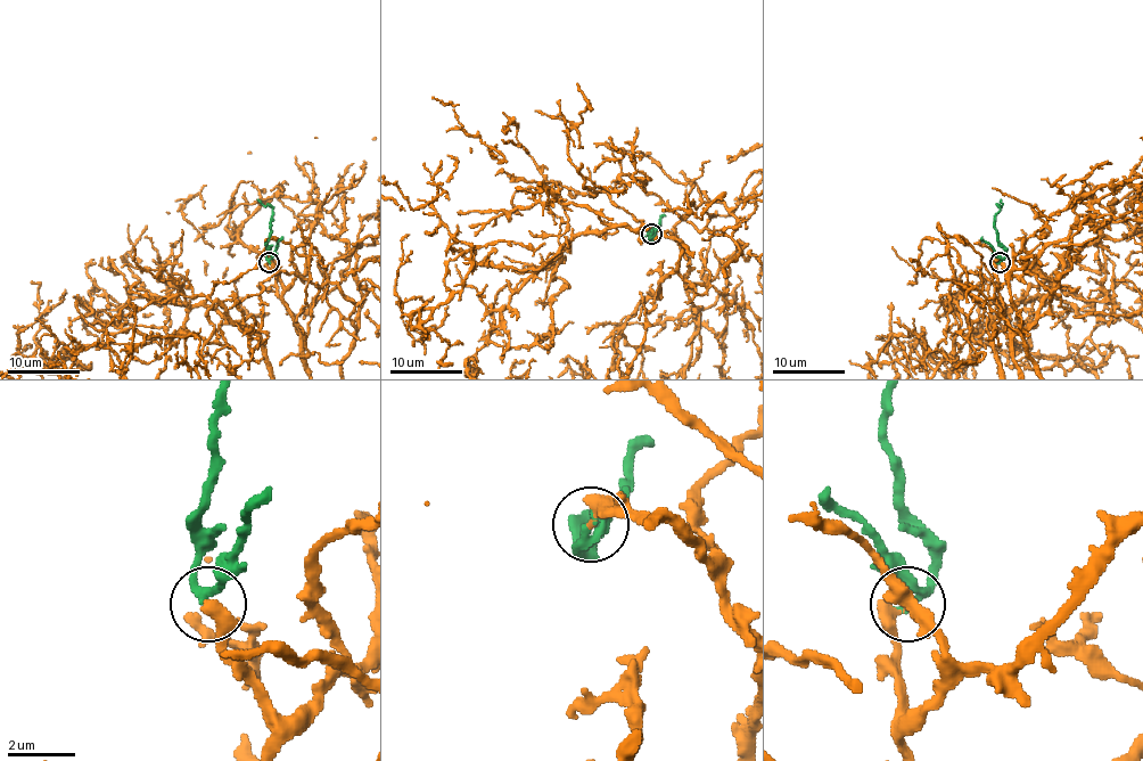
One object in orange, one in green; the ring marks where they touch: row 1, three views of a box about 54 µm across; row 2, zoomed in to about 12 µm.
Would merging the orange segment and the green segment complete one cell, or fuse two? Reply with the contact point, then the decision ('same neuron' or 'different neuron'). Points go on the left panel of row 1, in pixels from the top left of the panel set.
place (269, 262); same neuron

